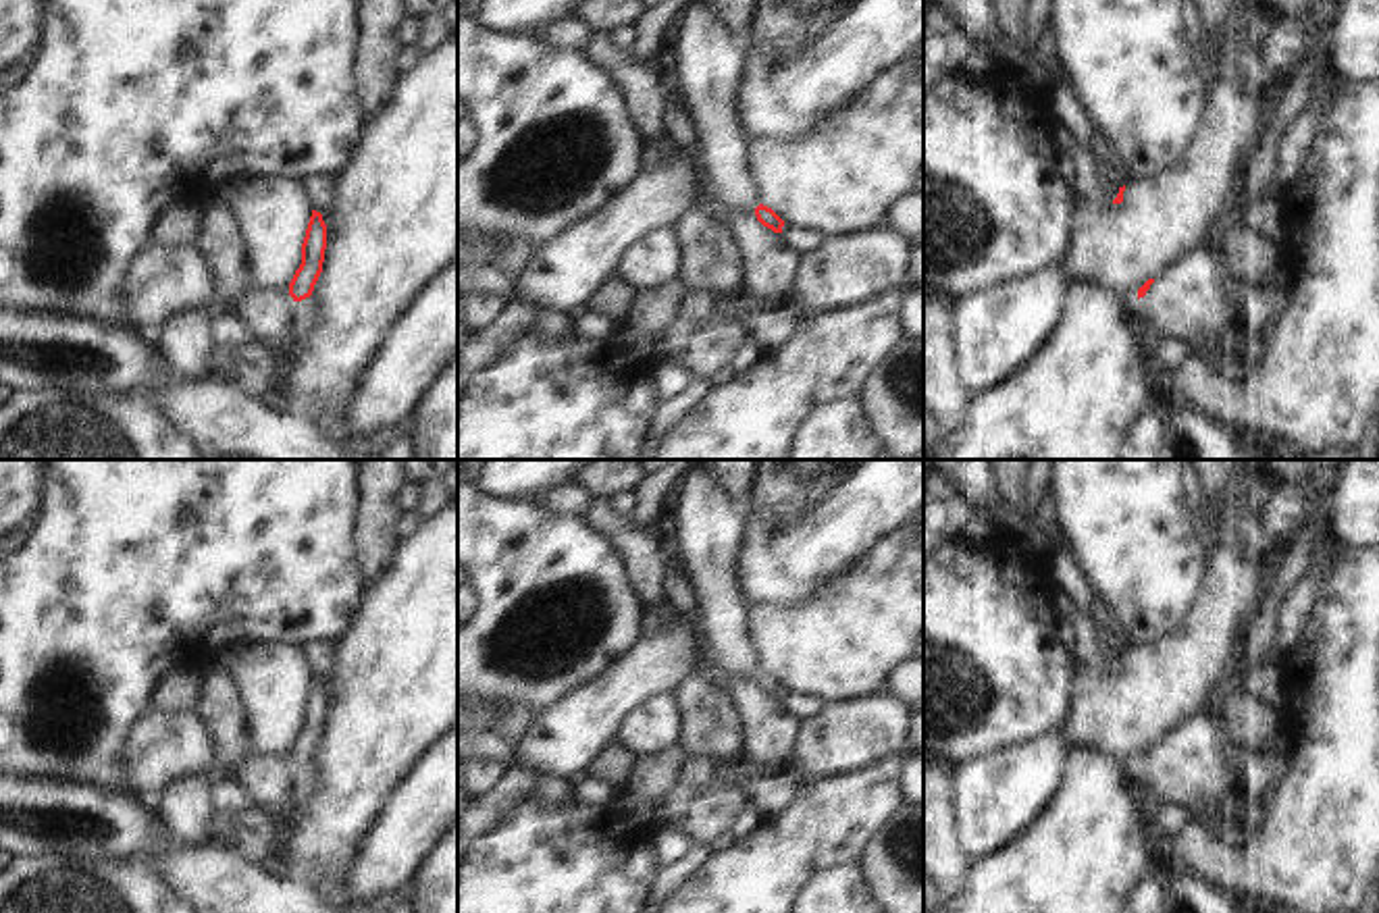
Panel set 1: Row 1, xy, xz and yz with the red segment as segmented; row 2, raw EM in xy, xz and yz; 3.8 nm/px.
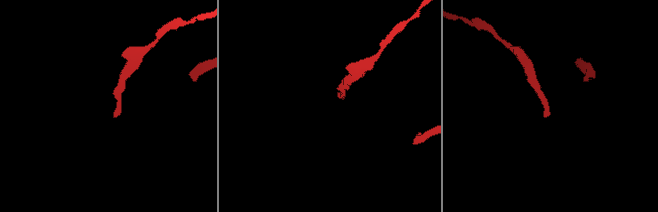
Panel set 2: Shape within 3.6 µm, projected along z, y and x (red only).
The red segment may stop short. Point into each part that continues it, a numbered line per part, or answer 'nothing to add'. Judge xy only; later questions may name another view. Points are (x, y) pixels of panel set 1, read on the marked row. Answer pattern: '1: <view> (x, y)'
1: xy (302, 310).

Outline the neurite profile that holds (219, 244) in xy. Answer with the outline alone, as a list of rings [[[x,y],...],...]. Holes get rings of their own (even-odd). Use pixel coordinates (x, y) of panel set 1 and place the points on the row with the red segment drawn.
[[[220,195],[202,206],[202,229],[191,245],[210,268],[220,310],[252,289],[239,227]]]

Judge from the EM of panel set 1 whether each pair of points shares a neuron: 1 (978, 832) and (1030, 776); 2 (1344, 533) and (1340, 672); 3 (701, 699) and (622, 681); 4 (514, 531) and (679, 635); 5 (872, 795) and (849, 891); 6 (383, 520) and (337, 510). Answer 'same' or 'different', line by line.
1: same
2: different
3: different
4: different
5: different
6: different

